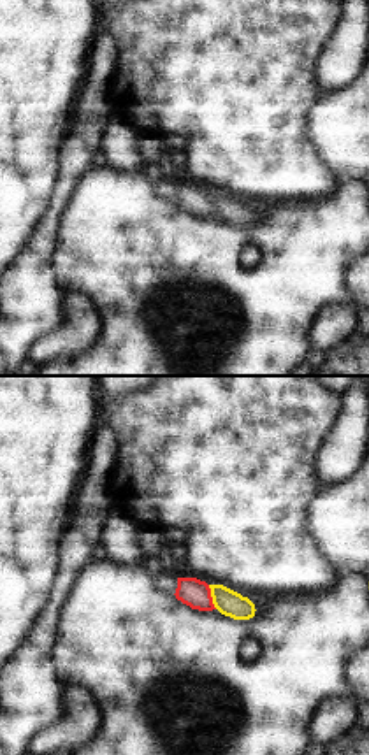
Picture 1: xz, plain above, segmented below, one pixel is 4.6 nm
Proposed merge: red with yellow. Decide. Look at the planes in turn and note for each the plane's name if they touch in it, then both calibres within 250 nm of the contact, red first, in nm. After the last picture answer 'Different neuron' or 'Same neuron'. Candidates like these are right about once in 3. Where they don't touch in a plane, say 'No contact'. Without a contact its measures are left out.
Touches red in xz. Thickness 130 nm (red) against 120 nm

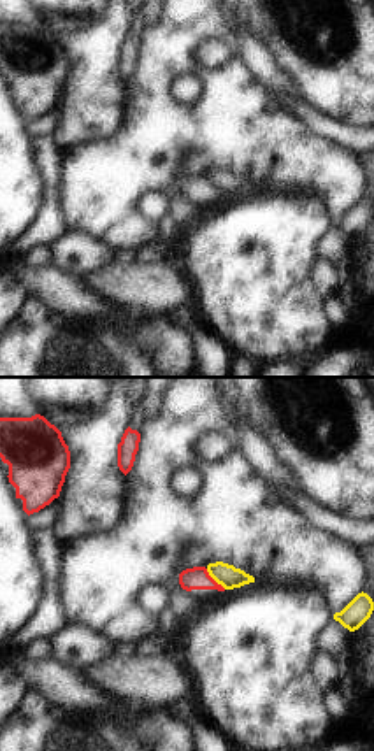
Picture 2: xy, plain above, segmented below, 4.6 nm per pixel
Touches red in xy. Thickness 110 nm (red) against 100 nm

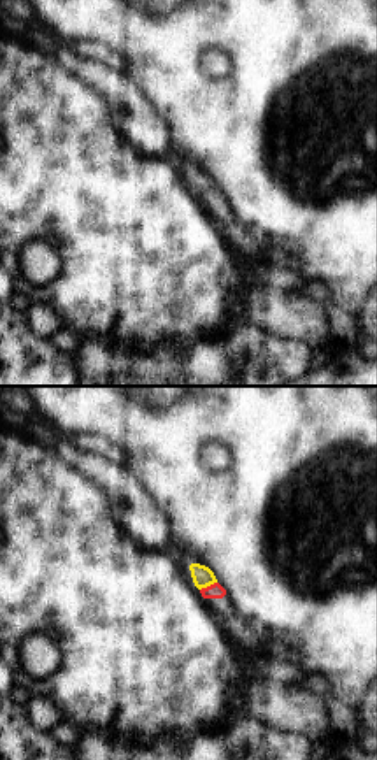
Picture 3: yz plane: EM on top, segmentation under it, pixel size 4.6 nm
Touches red in yz. Thickness 70 nm (red) against 100 nm

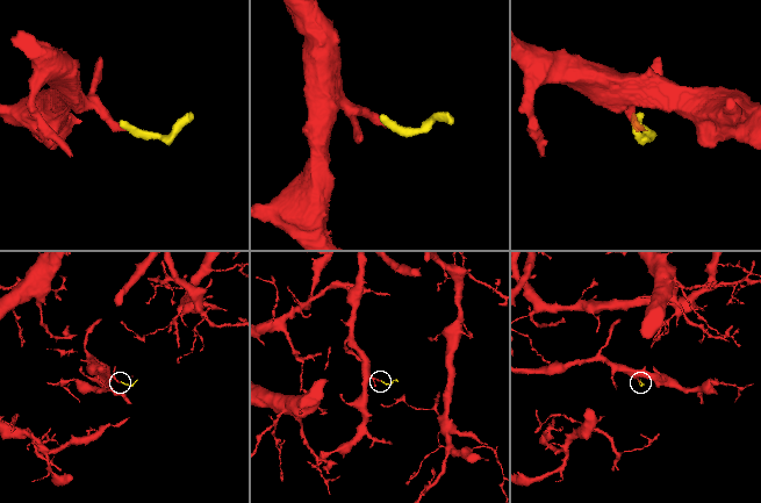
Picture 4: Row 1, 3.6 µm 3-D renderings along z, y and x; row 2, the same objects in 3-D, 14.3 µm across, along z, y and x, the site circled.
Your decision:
Different neuron

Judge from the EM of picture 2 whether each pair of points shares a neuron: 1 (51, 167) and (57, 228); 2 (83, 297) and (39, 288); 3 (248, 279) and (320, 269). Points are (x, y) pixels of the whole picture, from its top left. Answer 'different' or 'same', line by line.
1: same
2: same
3: different

